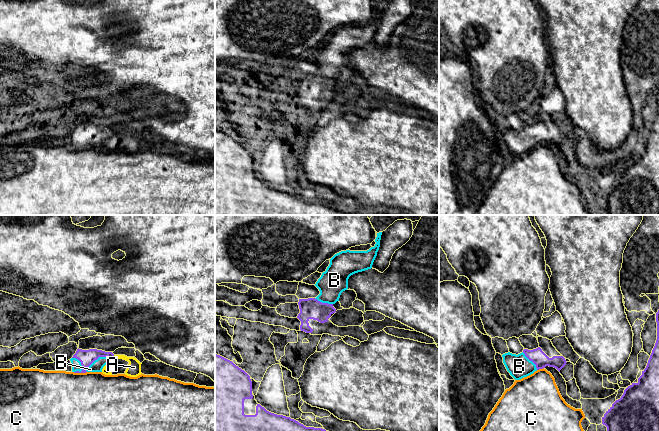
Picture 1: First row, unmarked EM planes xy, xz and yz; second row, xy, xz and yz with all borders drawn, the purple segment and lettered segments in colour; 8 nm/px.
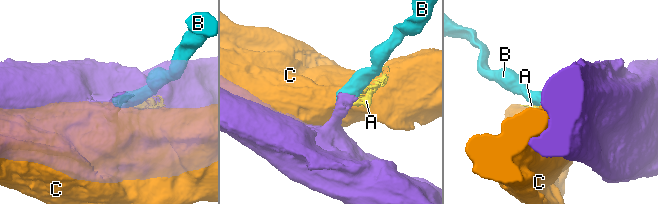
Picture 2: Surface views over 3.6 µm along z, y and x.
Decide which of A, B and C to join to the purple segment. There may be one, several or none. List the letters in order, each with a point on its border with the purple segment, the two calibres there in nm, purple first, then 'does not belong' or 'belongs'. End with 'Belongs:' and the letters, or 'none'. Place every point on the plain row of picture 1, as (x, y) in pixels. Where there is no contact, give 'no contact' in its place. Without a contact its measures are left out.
A: contact xy (113, 132); calibres 120 and 110 nm; does not belong
B: contact xy (97, 134); calibres 120 and 90 nm; belongs
C: contact xy (79, 148); calibres 120 and 500 nm; does not belong
Belongs: B

